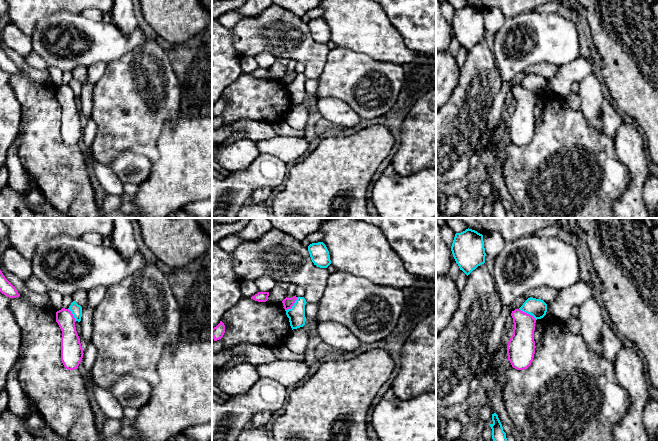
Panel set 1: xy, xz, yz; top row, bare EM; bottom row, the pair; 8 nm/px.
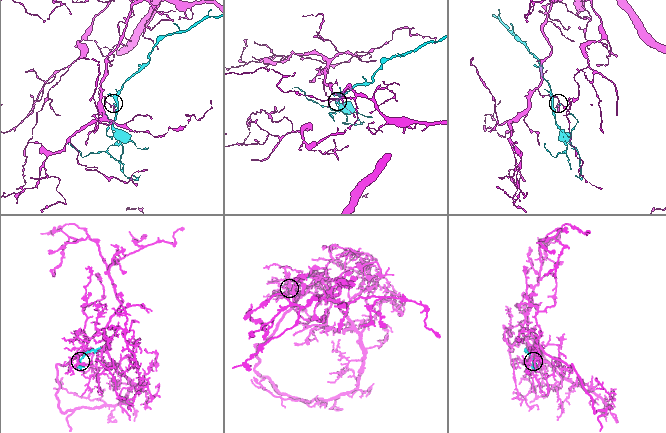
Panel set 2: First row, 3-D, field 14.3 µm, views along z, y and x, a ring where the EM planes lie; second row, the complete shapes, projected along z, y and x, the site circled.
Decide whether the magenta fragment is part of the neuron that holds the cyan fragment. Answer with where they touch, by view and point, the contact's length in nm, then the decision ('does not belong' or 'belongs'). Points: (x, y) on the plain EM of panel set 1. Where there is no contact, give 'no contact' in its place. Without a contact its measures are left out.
xz (293, 81) | 150 nm | does not belong

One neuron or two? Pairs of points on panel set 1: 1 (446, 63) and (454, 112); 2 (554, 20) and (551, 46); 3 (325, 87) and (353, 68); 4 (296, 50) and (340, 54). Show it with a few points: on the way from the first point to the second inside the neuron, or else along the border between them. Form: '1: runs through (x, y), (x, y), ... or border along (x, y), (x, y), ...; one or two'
1: border along (460, 72), (457, 78), (457, 85), (446, 103); two
2: runs through (550, 26), (551, 40); one
3: runs through (332, 84), (346, 75); one
4: border along (330, 50), (320, 75); two

